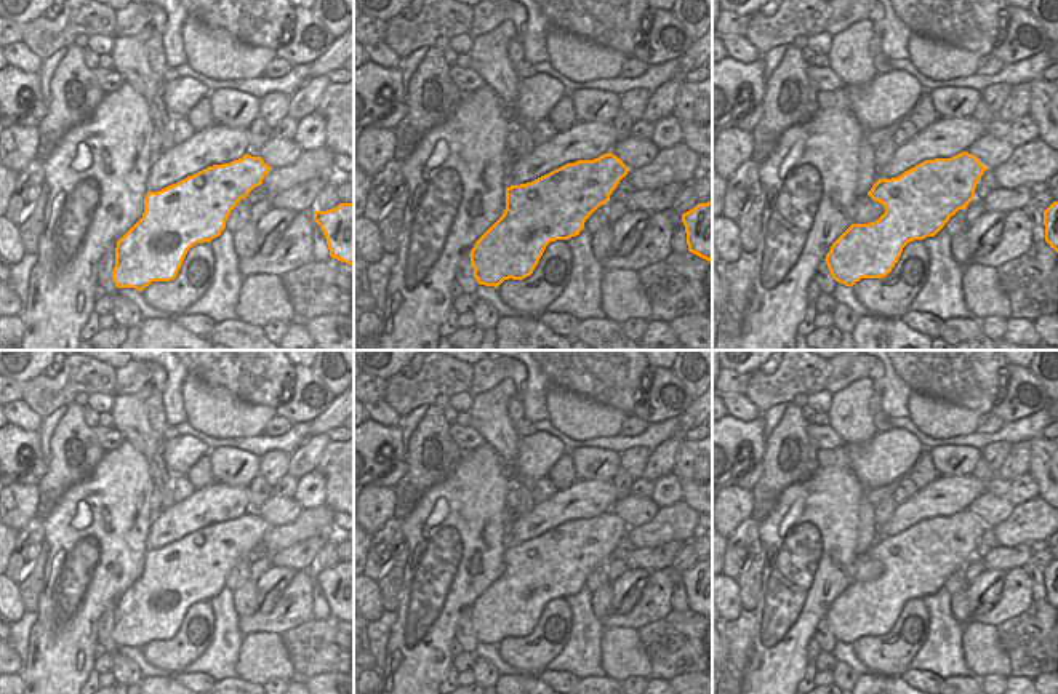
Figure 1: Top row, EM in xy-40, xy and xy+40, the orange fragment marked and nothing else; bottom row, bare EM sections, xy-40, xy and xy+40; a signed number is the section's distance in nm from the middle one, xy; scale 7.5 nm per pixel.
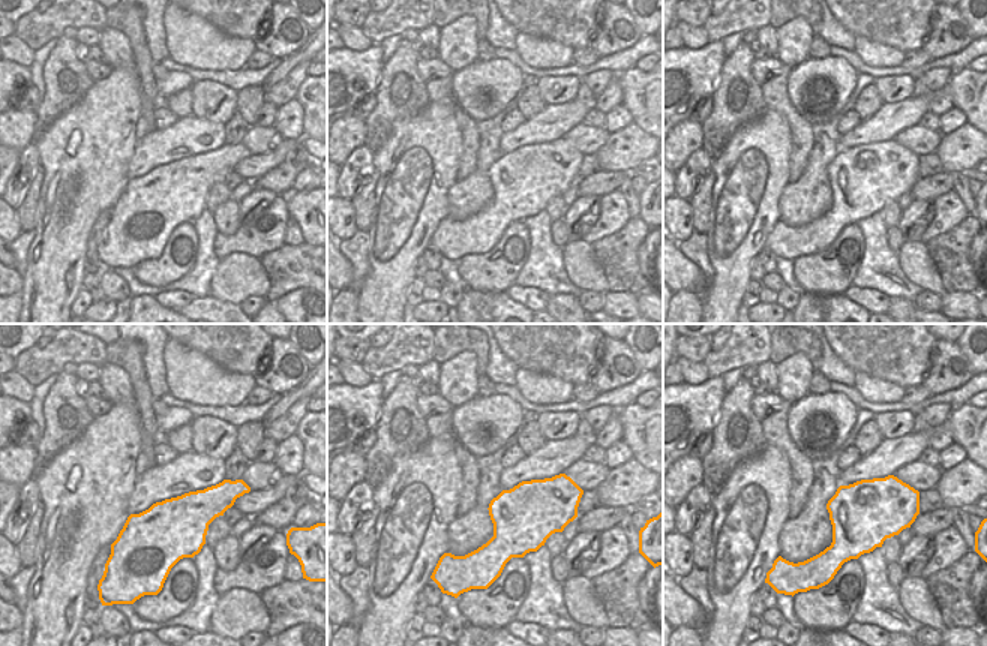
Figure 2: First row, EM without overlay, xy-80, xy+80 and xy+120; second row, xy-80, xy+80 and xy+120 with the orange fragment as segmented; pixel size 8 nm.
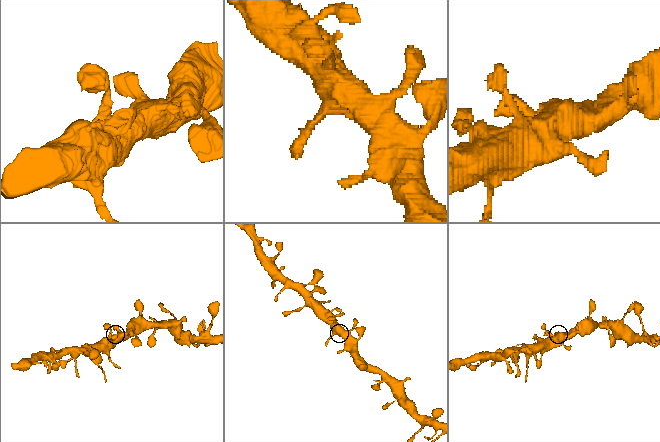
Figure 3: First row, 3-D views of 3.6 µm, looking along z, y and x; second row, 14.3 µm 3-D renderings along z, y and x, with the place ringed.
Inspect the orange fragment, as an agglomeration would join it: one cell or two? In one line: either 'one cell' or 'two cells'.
one cell

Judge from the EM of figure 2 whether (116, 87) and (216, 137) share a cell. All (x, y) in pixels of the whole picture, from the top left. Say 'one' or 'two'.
two

